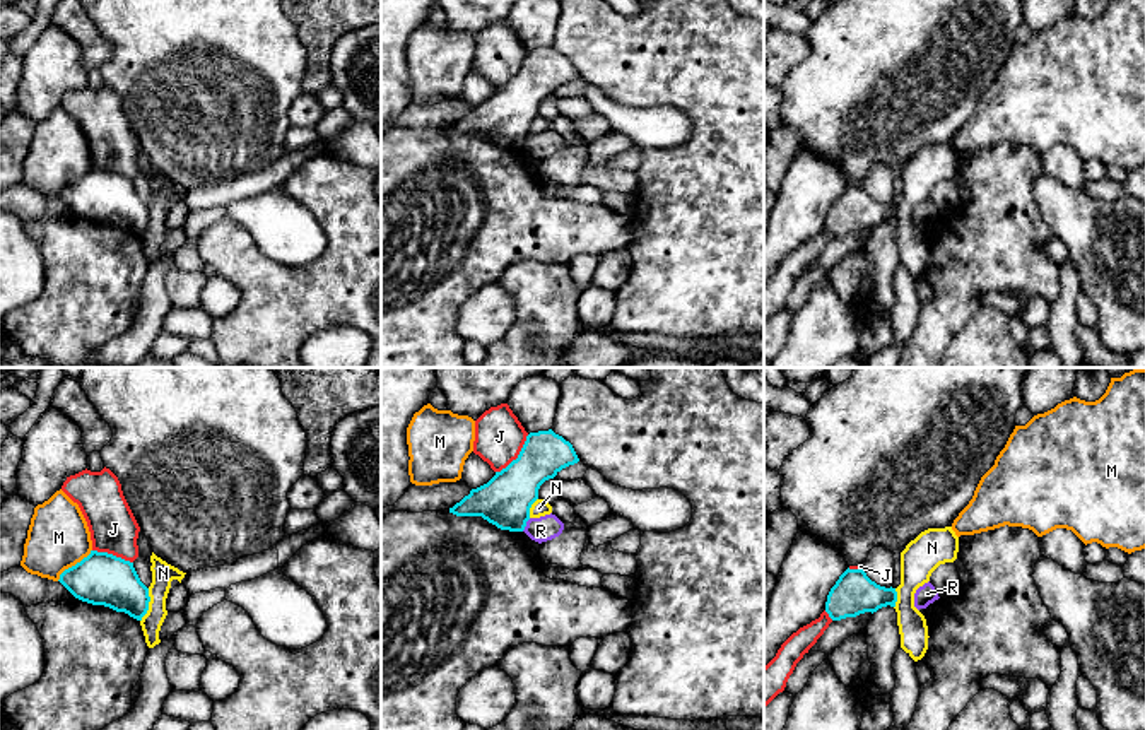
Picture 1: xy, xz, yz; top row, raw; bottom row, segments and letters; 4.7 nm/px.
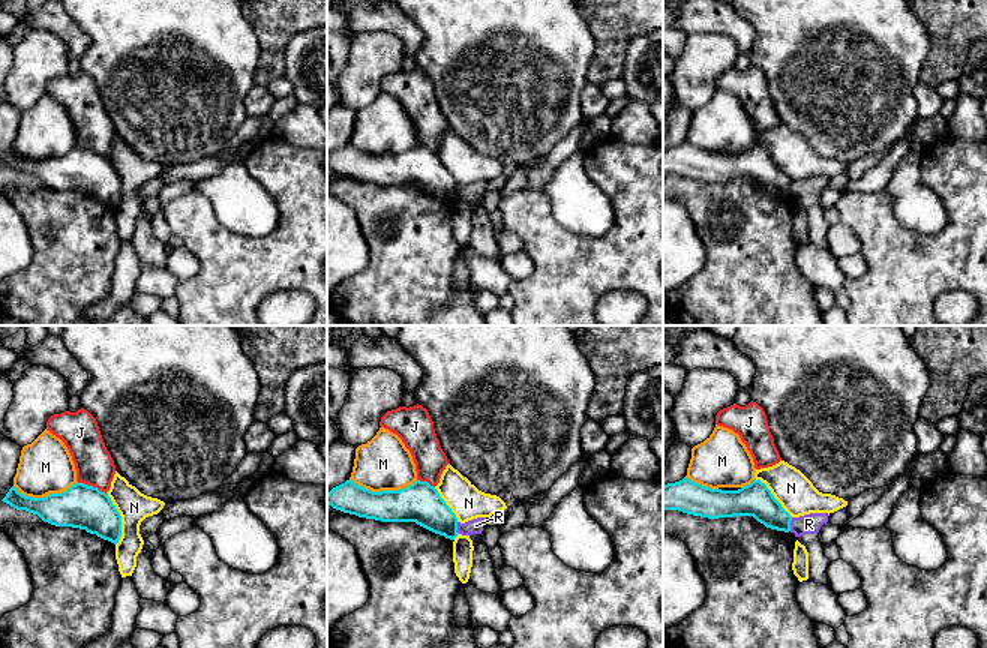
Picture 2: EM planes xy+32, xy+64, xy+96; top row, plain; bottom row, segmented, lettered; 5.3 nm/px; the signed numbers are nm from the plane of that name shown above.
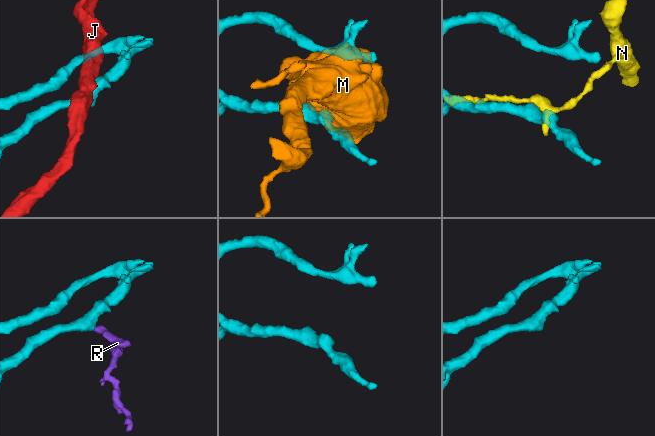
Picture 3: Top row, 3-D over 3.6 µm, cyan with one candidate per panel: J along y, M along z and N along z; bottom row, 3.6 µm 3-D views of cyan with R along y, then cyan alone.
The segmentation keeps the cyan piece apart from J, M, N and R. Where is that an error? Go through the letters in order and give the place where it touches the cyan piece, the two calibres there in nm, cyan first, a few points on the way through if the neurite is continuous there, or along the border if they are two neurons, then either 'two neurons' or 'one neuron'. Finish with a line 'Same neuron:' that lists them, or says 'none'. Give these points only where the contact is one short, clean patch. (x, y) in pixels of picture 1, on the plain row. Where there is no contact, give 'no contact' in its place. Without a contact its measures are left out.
J: contact xz (518, 74); calibres 240 and 240 nm; two neurons
M: contact xy (76, 182); calibres 240 and 300 nm; border xy (91, 166), (57, 197); two neurons
N: contact xy (147, 223); calibres 240 and 110 nm; two neurons
R: contact xz (525, 142); calibres 240 and 120 nm; border xz (530, 135), (522, 147); two neurons
Same neuron: none

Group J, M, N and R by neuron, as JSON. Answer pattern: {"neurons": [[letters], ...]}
{"neurons": [["J"], ["M"], ["N"], ["R"]]}

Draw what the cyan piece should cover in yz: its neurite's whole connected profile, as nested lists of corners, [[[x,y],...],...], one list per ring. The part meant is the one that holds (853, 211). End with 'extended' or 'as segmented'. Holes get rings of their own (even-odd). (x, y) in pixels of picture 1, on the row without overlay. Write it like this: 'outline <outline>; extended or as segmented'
outline [[[846,186],[831,205],[825,229],[832,238],[877,229],[882,224],[895,224],[895,205],[885,205],[872,198],[863,186]]]; as segmented

